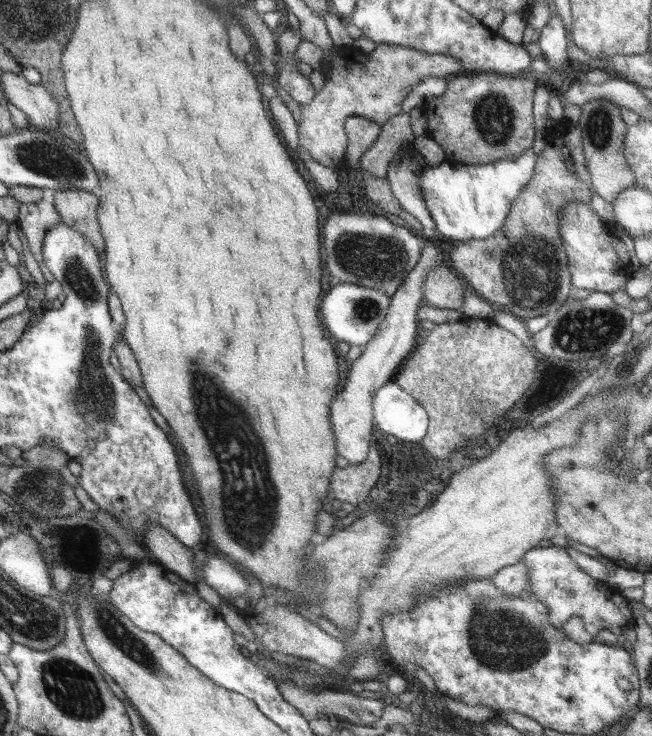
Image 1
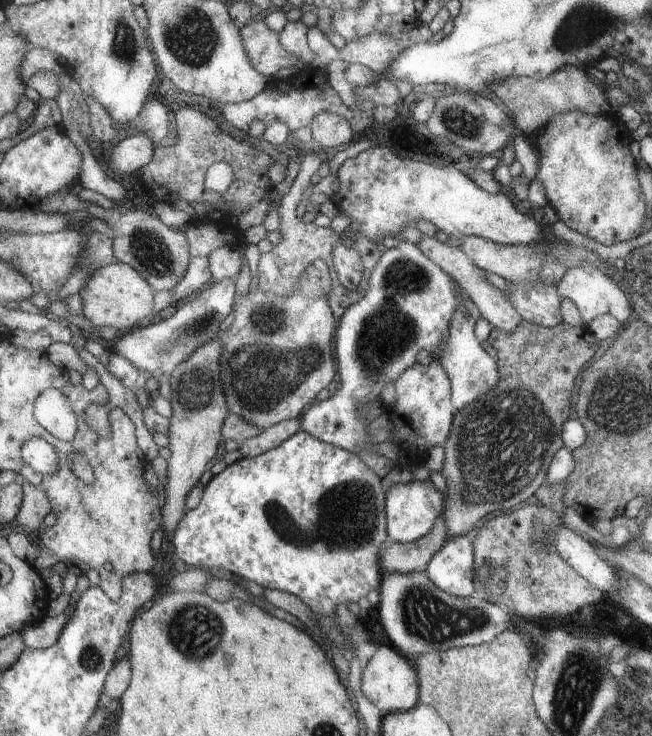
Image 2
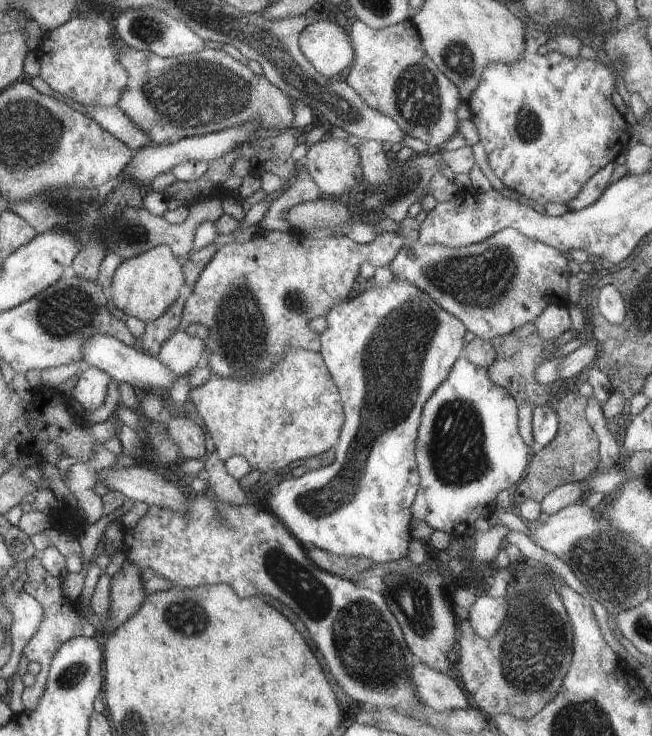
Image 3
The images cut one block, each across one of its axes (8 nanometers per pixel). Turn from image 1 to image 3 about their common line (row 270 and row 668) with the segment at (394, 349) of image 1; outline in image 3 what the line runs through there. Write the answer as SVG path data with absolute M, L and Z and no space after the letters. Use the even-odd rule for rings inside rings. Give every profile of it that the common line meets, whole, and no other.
M421 662L413 668L412 682L418 698L436 712L456 712L470 708L466 692L452 680L452 676L440 674Z

